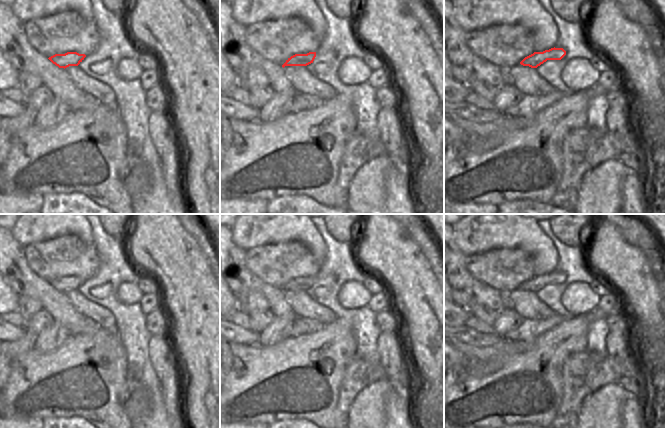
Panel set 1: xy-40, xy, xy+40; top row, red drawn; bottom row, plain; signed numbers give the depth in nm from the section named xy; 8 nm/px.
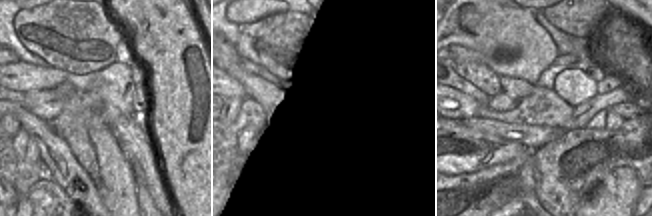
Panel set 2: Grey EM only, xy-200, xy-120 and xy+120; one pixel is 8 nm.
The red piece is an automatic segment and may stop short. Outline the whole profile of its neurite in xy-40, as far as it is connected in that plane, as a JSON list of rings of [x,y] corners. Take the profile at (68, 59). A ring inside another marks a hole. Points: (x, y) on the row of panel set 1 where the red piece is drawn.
[[[67,52],[65,54],[55,54],[48,59],[59,68],[67,68],[69,66],[78,66],[86,57],[85,54],[77,52]]]

